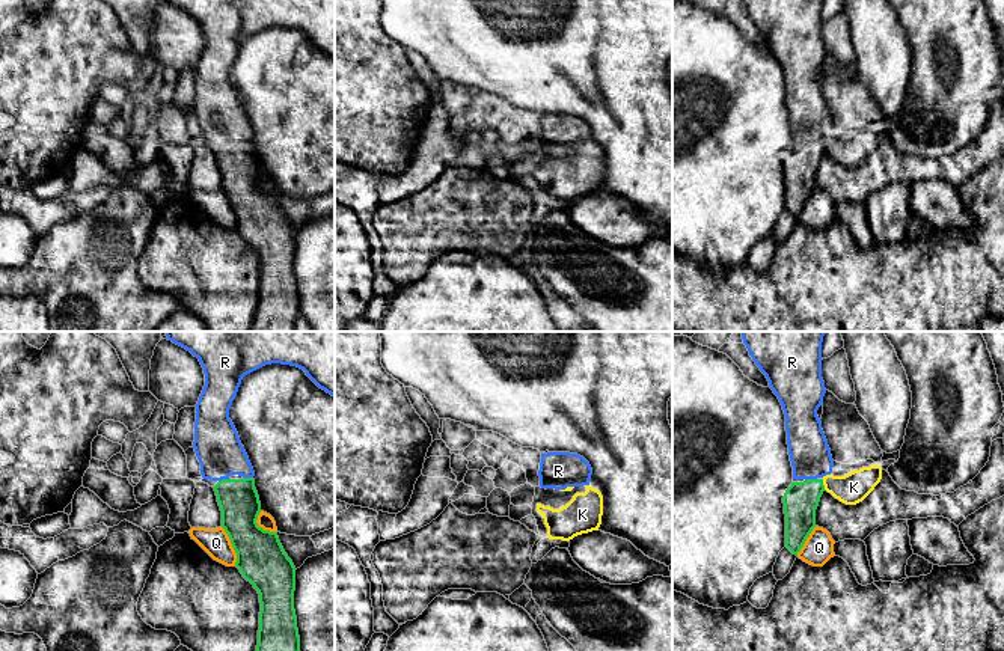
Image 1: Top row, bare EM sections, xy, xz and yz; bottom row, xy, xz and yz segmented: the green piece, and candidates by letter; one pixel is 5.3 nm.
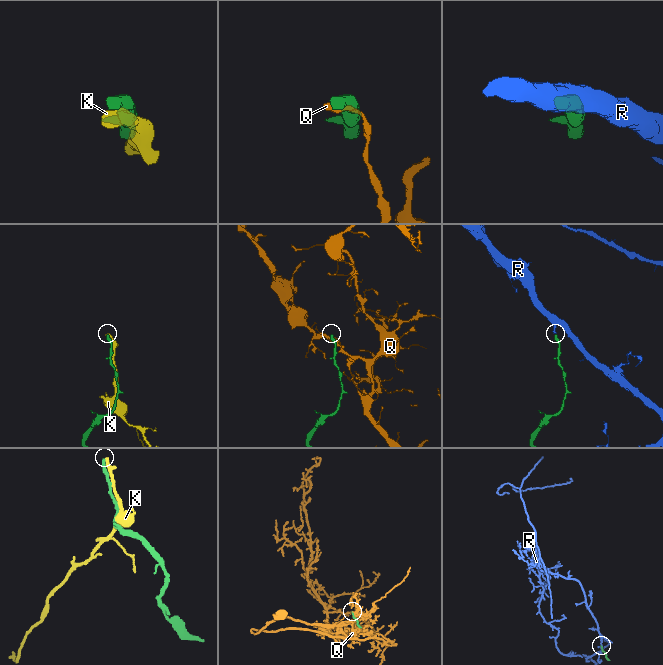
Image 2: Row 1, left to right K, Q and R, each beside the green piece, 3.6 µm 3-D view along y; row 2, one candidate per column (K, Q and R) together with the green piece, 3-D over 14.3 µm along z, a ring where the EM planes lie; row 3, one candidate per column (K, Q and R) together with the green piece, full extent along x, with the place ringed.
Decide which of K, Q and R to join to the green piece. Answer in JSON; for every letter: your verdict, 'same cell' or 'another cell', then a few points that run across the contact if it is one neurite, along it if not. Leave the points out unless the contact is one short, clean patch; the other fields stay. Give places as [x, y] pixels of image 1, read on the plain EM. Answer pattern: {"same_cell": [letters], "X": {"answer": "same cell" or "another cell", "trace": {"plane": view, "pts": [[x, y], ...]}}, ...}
{"same_cell": ["R"], "K": {"answer": "another cell"}, "Q": {"answer": "another cell", "trace": {"plane": "xy", "pts": [[220, 189], [235, 216], [235, 228]]}}, "R": {"answer": "same cell", "trace": {"plane": "yz", "pts": [[801, 161], [810, 152], [810, 142], [810, 118]]}}}

